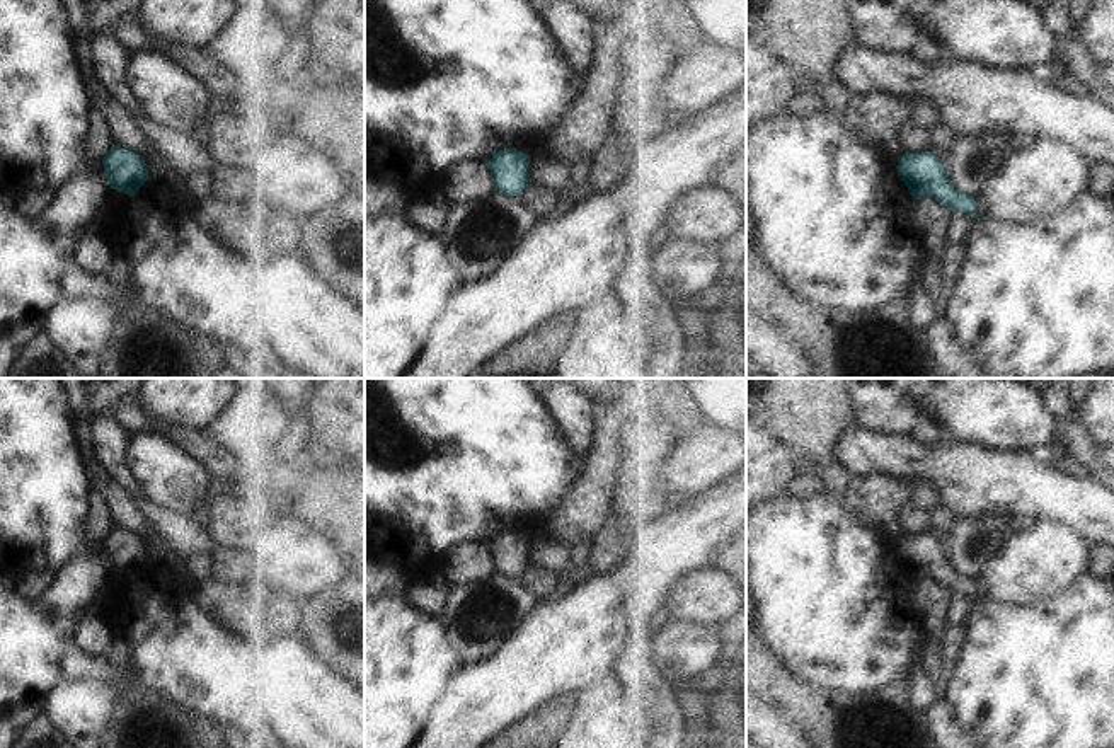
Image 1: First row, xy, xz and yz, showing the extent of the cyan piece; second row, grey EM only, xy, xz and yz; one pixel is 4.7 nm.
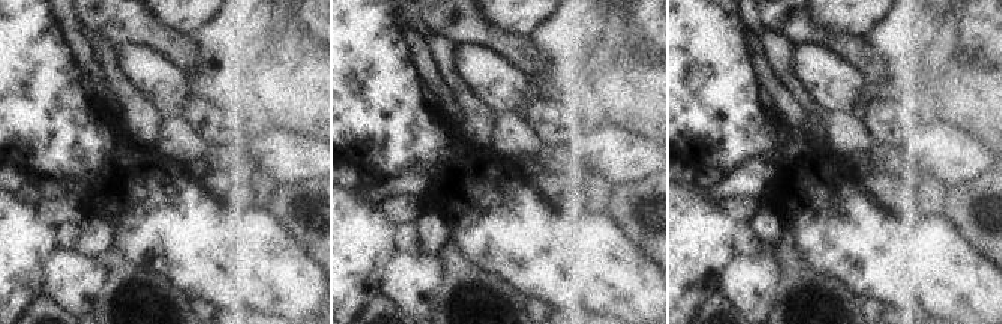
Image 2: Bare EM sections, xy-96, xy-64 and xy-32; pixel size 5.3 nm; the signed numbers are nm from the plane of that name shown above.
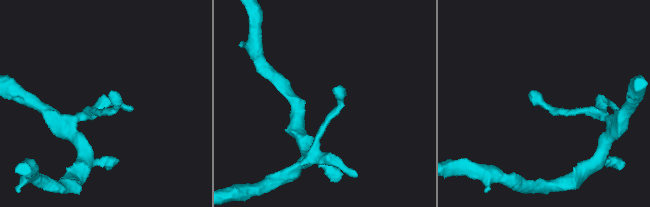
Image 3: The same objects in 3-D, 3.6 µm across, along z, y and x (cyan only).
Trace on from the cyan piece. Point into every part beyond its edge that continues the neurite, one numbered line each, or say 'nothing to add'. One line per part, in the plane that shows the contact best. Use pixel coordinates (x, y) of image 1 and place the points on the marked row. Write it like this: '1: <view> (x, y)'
nothing to add.

